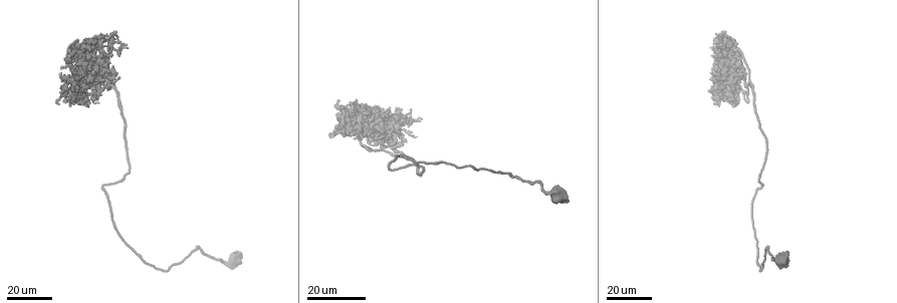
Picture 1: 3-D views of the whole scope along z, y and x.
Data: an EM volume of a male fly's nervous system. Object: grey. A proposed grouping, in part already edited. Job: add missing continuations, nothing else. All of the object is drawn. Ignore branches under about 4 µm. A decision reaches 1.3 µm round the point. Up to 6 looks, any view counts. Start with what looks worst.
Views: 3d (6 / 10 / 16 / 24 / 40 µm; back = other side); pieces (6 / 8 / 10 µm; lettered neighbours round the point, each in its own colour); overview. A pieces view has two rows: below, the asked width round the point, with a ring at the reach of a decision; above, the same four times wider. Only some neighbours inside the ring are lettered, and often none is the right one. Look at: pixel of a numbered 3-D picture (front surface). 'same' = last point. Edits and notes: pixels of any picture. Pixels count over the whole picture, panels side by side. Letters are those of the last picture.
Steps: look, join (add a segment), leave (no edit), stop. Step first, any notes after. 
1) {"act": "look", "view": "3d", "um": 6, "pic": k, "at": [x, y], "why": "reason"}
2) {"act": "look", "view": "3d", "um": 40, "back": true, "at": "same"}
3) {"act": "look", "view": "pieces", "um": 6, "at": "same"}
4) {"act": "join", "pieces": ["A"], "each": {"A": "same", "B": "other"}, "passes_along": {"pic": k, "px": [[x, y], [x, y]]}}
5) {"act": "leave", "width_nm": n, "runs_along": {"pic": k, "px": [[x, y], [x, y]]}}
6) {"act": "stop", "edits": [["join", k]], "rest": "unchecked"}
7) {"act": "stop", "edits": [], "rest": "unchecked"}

{"act": "look", "view": "3d", "um": 24, "pic": 1, "at": [56, 103], "why": "thin end"}

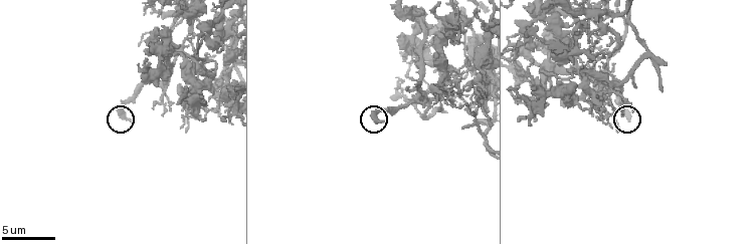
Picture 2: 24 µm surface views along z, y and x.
{"act": "look", "view": "pieces", "um": 10, "pic": 2, "at": [132, 119], "why": "what lies round it"}

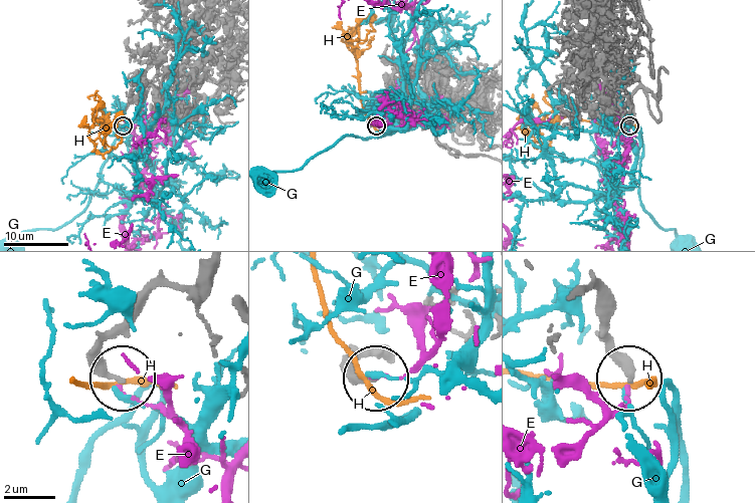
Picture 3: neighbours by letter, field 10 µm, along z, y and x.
{"act": "leave", "each": {"E": "other", "G": "other", "H": "other"}, "found": "none of them fits"}

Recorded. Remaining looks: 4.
{"act": "look", "view": "pieces", "um": 8, "pic": 2, "at": [464, 125]}

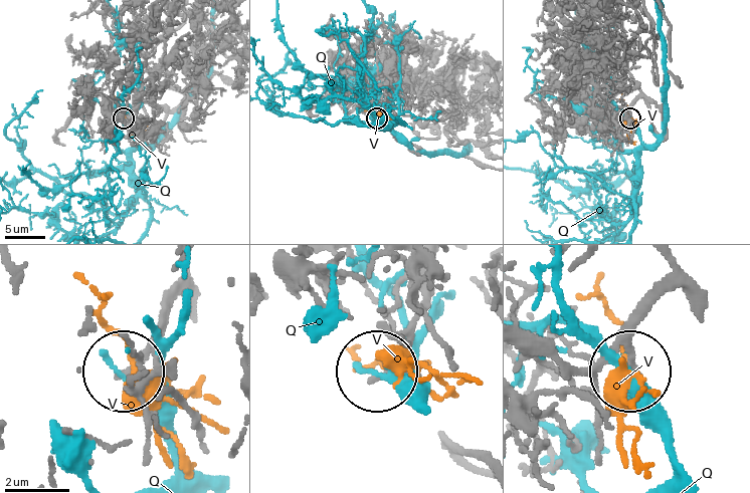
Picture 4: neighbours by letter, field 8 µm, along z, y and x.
{"act": "leave", "each": {"Q": "other", "V": "other"}, "runs_along": {"pic": 4, "px": [[660, 296], [641, 320], [635, 366]]}, "found": "none of them fits"}

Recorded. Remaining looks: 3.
{"act": "look", "view": "pieces", "um": 10, "pic": 2, "at": [477, 9], "why": "branch stops here"}

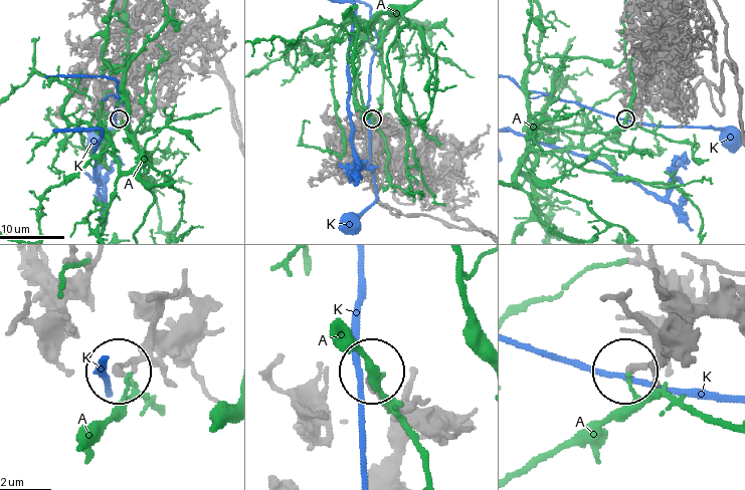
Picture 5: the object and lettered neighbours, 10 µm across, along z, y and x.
{"act": "leave", "each": {"A": "other", "K": "other"}, "found": "no lettered segment goes on from it"}

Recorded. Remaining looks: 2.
{"act": "stop", "edits": [], "rest": "unchecked"}

